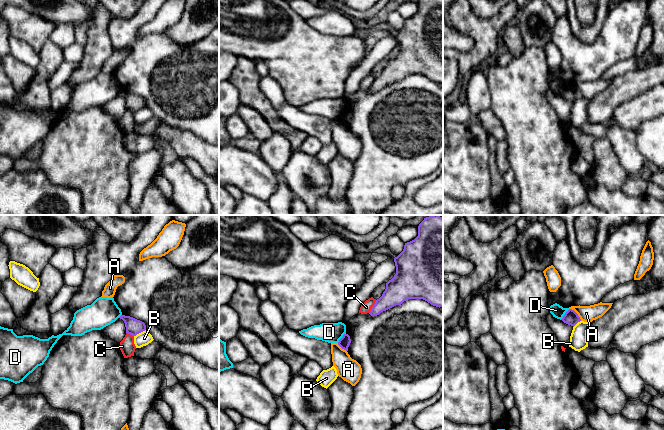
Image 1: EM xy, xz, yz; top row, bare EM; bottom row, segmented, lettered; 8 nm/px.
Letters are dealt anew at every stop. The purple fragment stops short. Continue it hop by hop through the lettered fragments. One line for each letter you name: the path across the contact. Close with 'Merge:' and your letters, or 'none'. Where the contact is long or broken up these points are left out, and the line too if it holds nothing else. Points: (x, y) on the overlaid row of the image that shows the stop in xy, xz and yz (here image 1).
Merge: none

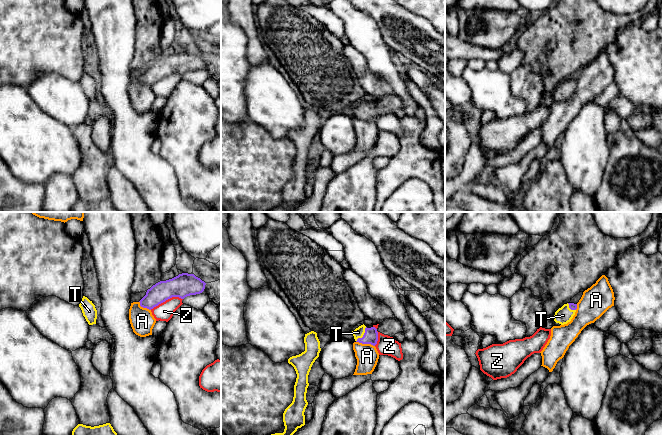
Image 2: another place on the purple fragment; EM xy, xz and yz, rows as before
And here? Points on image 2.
T: Path across: xz (370, 336), (363, 335), (358, 332)
Merge: T

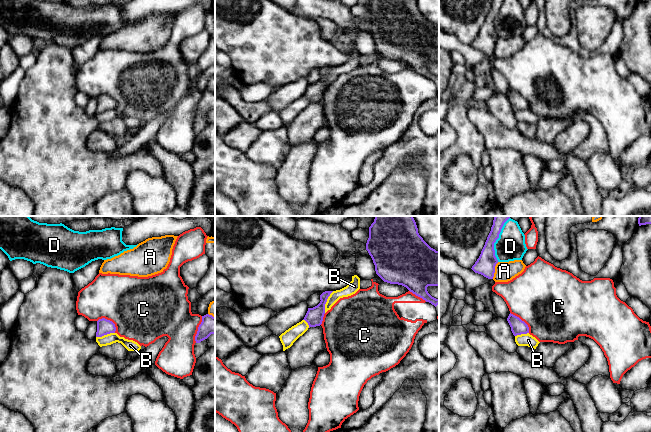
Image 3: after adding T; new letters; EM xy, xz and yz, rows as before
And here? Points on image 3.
Merge: none

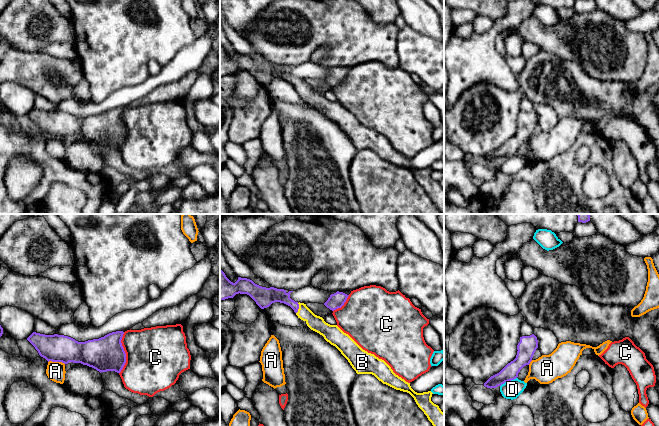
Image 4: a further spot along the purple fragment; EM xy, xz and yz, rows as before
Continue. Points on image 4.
B: Path across: xz (270, 295), (280, 295), (298, 308), (316, 323)
Merge: B

